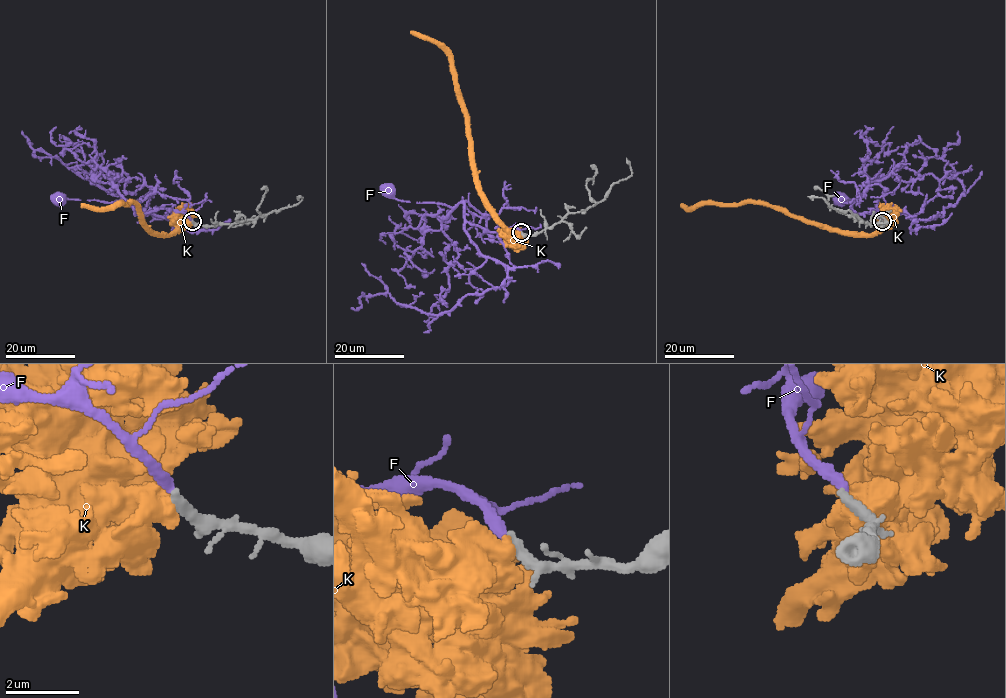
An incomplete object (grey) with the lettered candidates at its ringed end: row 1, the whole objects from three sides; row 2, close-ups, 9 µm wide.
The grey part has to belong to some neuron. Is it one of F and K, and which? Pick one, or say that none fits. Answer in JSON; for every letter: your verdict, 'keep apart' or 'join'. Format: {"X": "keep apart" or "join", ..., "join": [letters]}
{"F": "join", "K": "keep apart", "join": ["F"]}

